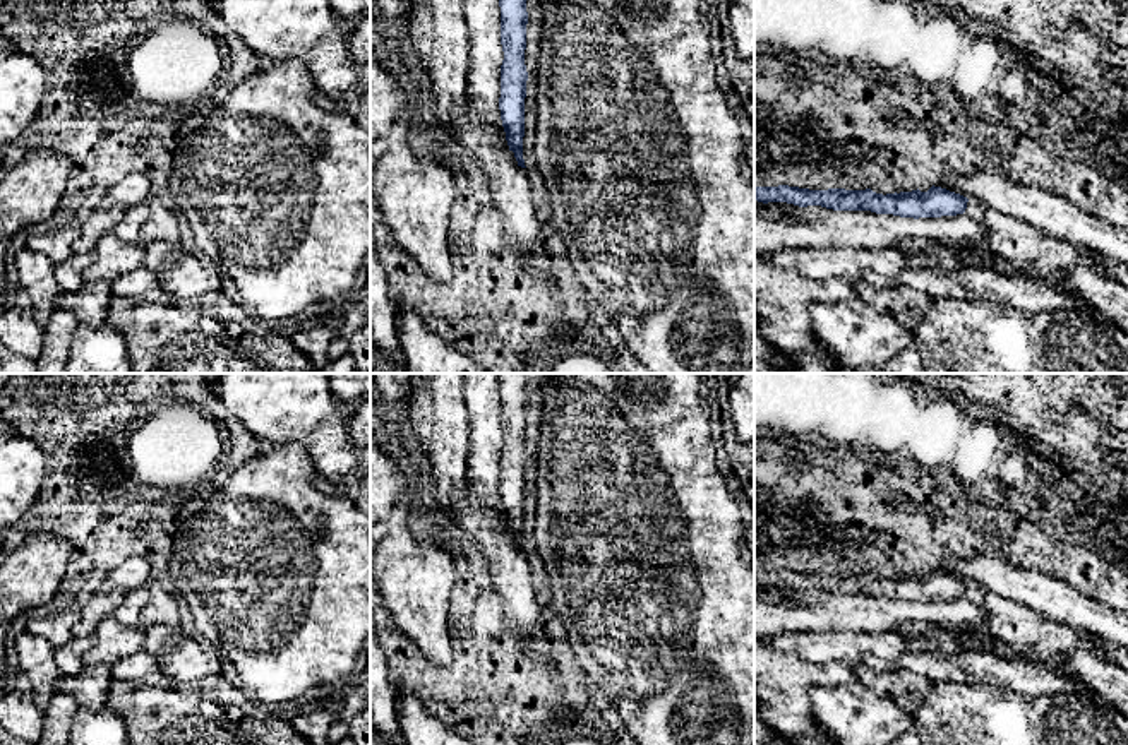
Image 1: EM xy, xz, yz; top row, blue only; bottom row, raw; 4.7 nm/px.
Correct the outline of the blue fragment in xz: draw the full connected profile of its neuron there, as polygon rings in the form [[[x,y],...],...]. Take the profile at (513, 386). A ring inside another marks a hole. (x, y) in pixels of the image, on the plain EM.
[[[497,373],[501,390],[501,428],[504,444],[501,449],[499,493],[509,534],[514,536],[518,550],[525,550],[525,481],[528,456],[525,449],[526,433],[526,384],[528,373]]]

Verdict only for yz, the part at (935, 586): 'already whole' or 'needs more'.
needs more

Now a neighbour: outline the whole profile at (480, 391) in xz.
[[[463,373],[463,397],[470,414],[466,480],[473,505],[501,512],[501,390],[497,373]]]

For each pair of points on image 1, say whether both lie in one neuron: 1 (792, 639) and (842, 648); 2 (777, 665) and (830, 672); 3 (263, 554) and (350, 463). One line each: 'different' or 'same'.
1: same
2: same
3: different

